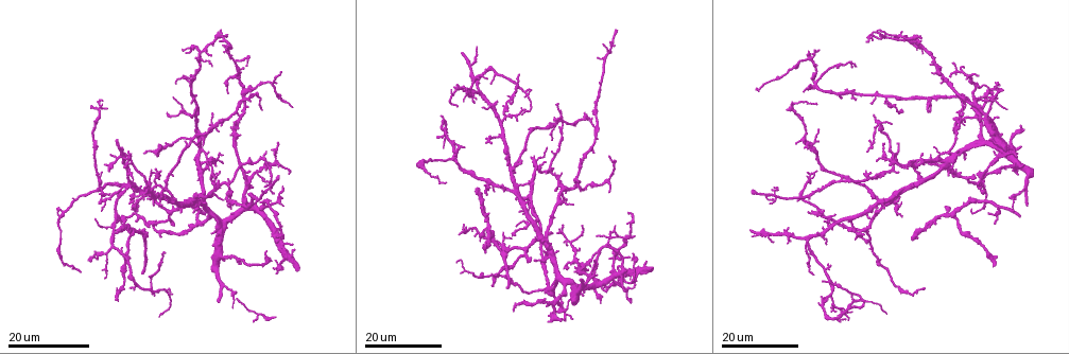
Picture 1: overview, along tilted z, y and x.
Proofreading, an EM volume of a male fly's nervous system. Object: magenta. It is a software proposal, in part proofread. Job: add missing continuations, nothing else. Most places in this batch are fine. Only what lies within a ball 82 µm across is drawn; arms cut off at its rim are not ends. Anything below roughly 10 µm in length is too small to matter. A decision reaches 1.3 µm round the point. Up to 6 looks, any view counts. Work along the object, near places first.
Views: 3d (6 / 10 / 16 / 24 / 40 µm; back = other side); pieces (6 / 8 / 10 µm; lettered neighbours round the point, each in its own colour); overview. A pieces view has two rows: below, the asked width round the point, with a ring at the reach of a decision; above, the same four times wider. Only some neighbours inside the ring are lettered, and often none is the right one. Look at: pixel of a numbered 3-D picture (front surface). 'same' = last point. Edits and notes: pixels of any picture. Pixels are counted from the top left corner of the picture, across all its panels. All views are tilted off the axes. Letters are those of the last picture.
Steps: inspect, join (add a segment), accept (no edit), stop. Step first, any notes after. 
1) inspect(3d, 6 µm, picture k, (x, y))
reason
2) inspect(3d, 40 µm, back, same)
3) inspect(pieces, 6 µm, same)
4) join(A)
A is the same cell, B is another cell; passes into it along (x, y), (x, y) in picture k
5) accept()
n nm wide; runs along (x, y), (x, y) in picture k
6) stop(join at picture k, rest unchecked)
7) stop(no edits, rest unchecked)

inspect(3d, 24 µm, picture 1, (960, 113))
branch stops here

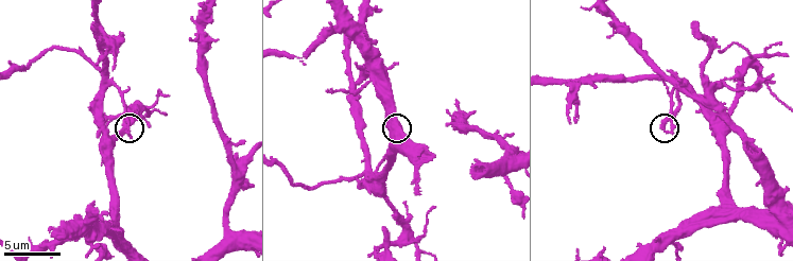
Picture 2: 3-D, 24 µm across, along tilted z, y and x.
inspect(pieces, 6 µm, picture 2, (132, 137))

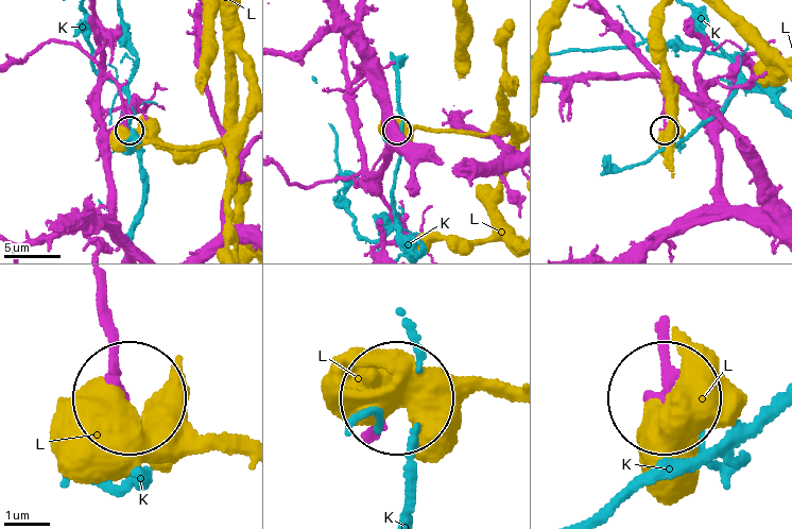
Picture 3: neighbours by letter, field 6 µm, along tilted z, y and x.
accept()
210 nm wide; K and L are other cells; runs along (113, 183), (99, 113), (108, 78), (127, 129) in picture 3; none of them fits

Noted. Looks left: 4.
inspect(3d, 16 µm, picture 1, (220, 171))
tapers out

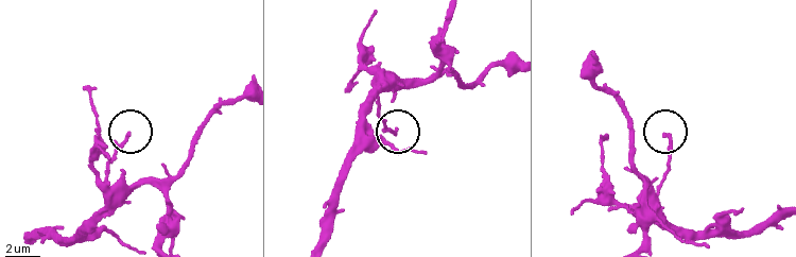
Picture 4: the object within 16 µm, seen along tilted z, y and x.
inspect(pieces, 8 µm, picture 4, (666, 133))
what lies round it

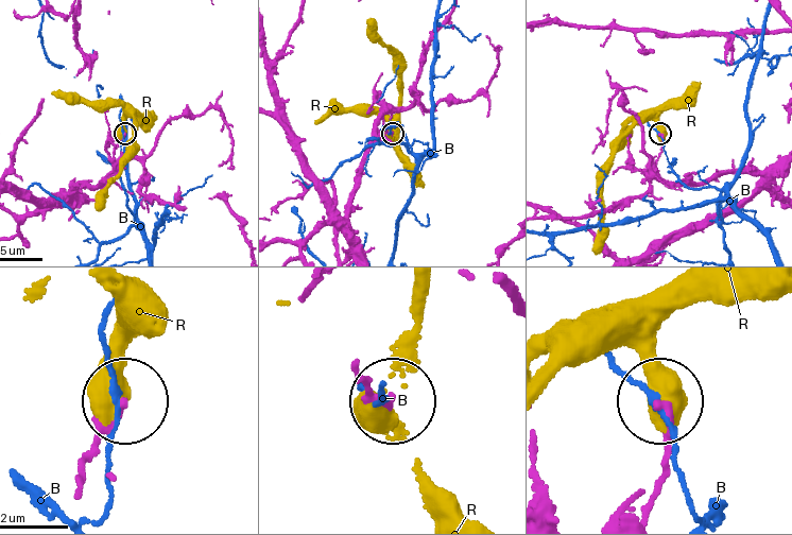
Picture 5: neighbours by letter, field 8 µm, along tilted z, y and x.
accept()
190 nm wide; B and R are other cells; runs along (79, 486), (86, 449), (121, 407) in picture 5; no lettered segment goes on from it

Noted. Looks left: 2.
inspect(3d, 16 µm, picture 1, (138, 212))
an open end

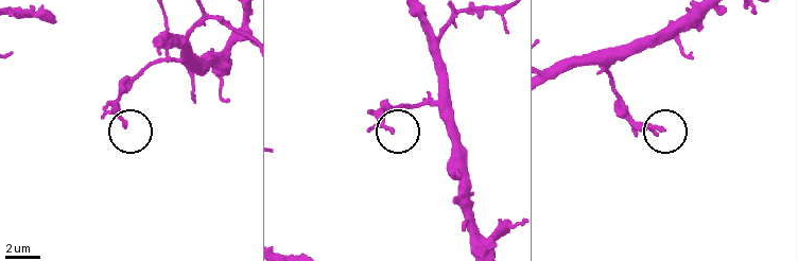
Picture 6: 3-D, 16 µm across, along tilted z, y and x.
inspect(pieces, 6 µm, picture 6, (663, 129))

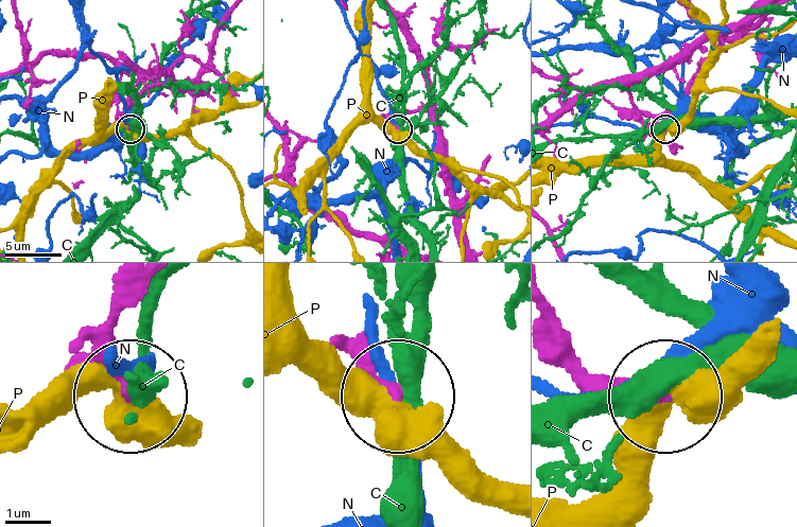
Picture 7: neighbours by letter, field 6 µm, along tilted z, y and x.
accept()
C, N and P are other cells; no lettered segment goes on from it

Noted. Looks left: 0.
stop(no edits, rest unchecked)

